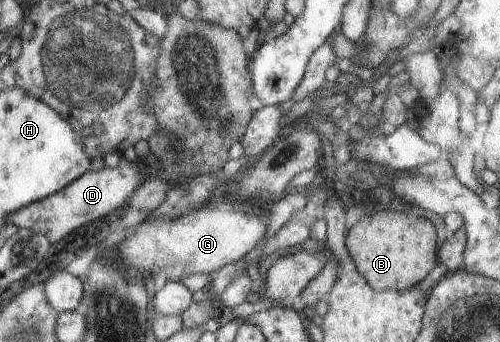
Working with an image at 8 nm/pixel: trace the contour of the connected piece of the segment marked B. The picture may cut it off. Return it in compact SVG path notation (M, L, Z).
M391 206L386 210L372 210L372 213L357 218L345 231L344 243L355 270L374 291L402 291L416 286L437 261L446 267L448 273L461 269L465 230L460 228L452 233L440 247L437 247L435 239L435 227L428 219L398 212Z

